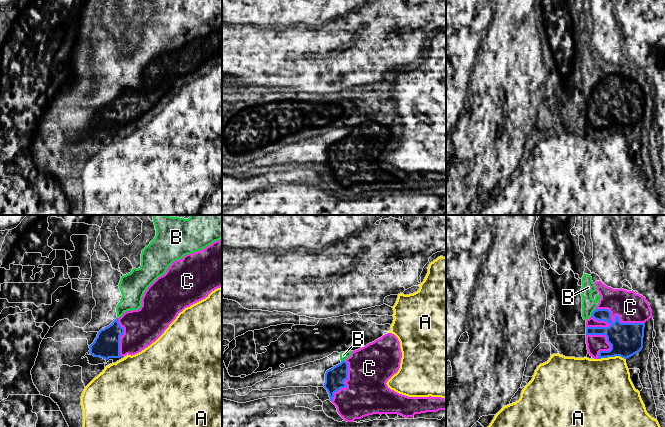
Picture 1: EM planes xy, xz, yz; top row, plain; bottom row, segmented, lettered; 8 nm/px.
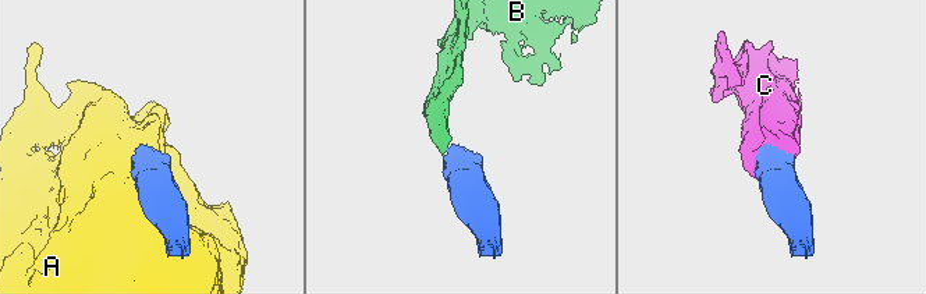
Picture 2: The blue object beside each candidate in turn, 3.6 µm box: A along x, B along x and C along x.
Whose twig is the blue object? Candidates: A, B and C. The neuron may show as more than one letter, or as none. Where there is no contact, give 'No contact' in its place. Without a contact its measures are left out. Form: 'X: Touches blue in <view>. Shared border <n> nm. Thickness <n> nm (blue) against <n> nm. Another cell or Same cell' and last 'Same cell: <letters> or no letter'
A: Touches blue in yz. Shared border 220 nm. Thickness 280 nm (blue) against 460 nm. Another cell
B: Touches blue in yz. Shared border 60 nm. Thickness 170 nm (blue) against 110 nm. Another cell
C: Touches blue in yz. Shared border 420 nm. Thickness 280 nm (blue) against 240 nm. Same cell
Same cell: C

